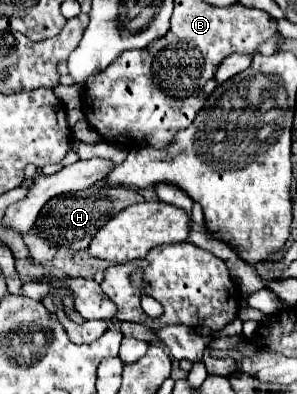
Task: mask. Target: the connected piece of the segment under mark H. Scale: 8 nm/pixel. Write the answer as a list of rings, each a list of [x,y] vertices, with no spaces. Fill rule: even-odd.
[[[94,185],[80,193],[58,195],[42,207],[42,211],[34,223],[34,231],[36,231],[36,235],[40,235],[42,239],[46,239],[52,245],[66,247],[68,251],[80,251],[80,249],[88,247],[90,239],[110,217],[114,217],[124,207],[140,203],[140,201],[144,201],[142,195],[138,191],[134,191],[132,187],[126,189],[126,187],[108,187],[108,185]]]

